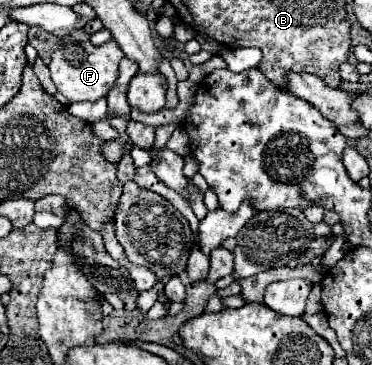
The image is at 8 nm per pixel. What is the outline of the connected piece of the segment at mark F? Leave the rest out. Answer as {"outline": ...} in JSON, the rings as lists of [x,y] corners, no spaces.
{"outline":[[[64,38],[60,46],[52,52],[52,60],[48,64],[50,78],[56,86],[56,90],[68,98],[70,102],[96,102],[102,96],[110,92],[110,88],[116,84],[118,78],[118,62],[124,58],[124,52],[120,46],[110,40],[102,46],[94,46],[92,42],[78,42],[72,38]]]}

